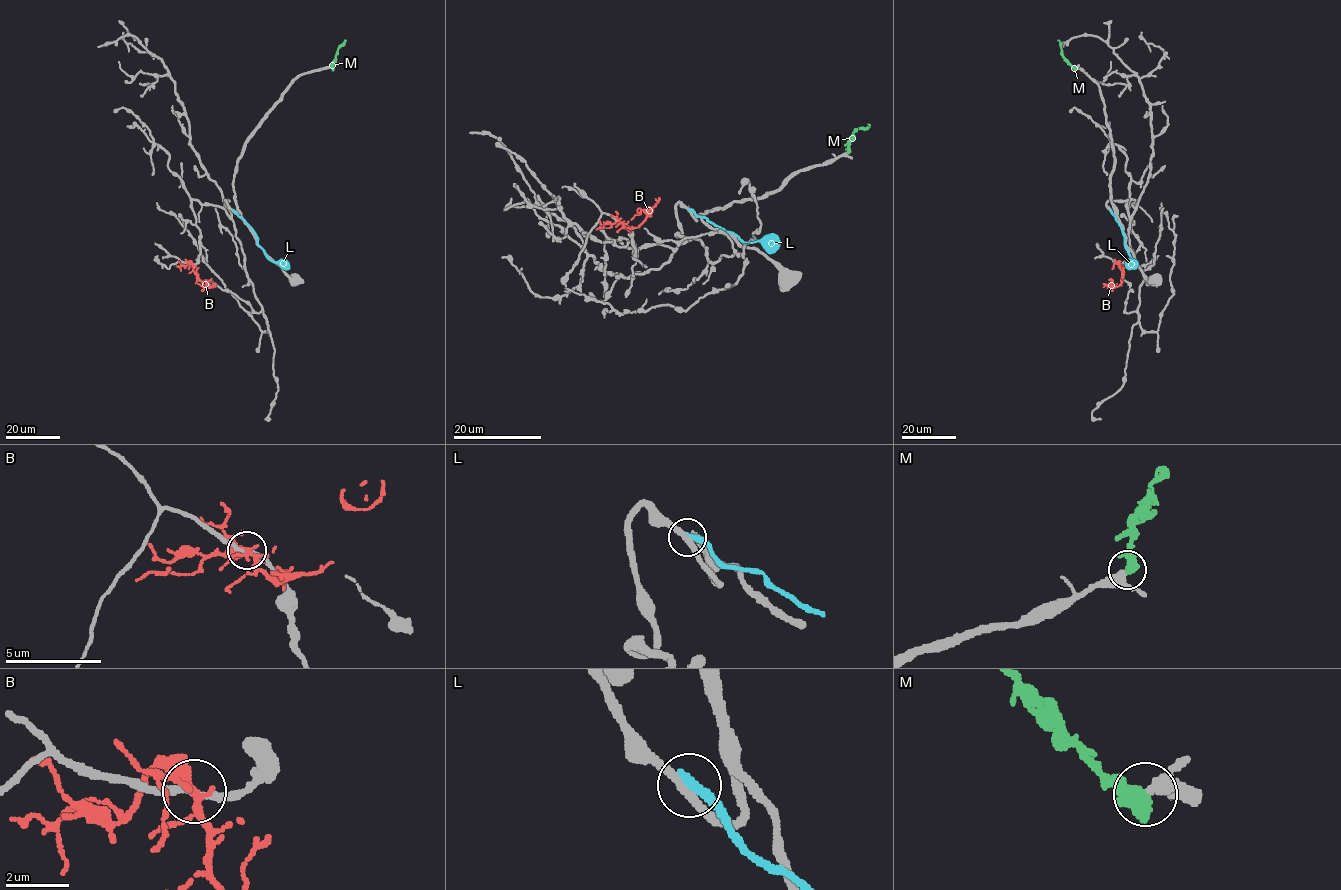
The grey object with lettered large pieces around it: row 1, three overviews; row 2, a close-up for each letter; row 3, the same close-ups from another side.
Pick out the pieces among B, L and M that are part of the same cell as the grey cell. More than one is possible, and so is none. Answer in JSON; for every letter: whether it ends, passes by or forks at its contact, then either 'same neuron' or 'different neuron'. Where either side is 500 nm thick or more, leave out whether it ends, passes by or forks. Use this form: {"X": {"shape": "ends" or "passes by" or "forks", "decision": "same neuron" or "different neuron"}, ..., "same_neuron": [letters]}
{"B": {"shape": "forks", "decision": "different neuron"}, "L": {"shape": "ends", "decision": "different neuron"}, "M": {"decision": "different neuron"}, "same_neuron": []}

